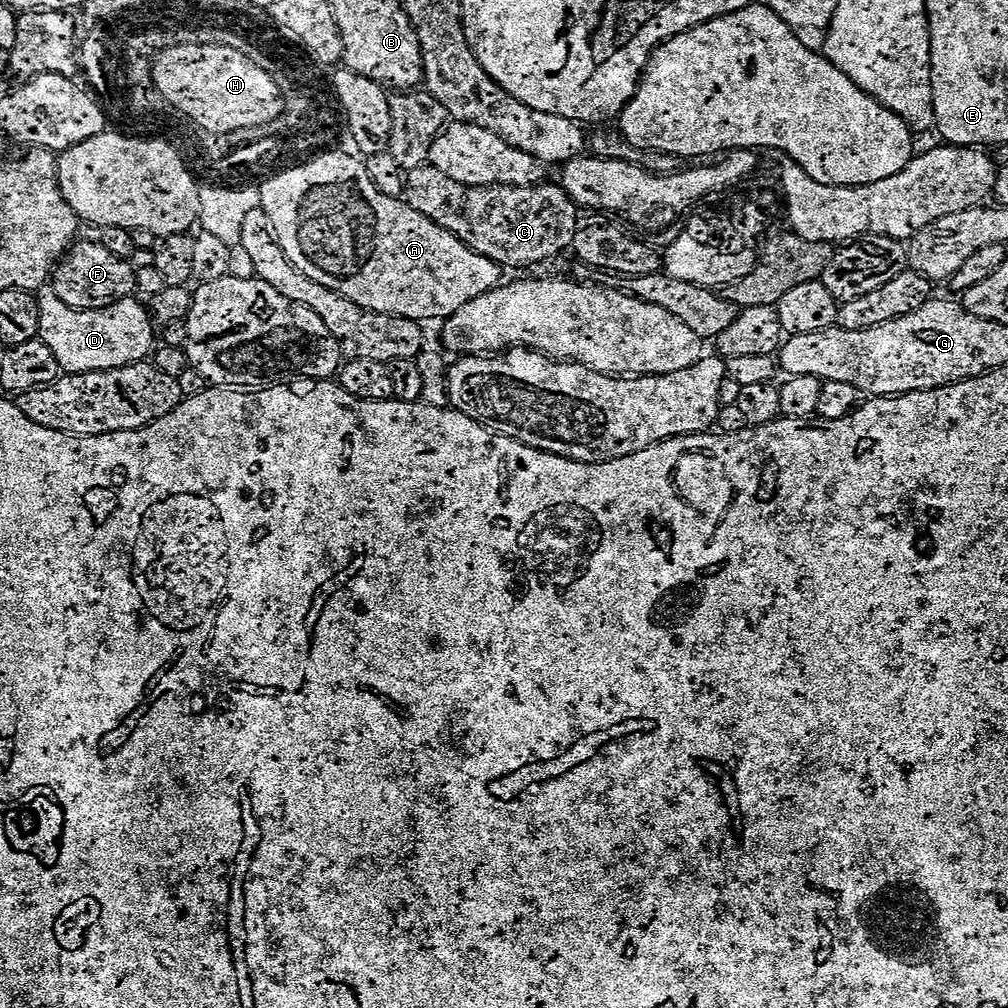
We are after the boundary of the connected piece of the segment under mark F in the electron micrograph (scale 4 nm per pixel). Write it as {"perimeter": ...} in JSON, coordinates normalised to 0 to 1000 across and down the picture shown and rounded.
{"perimeter":[[[81,236],[72,241],[52,273],[55,291],[71,307],[103,307],[113,300],[130,297],[135,290],[136,265],[128,257],[117,256],[98,238],[91,238]]]}

